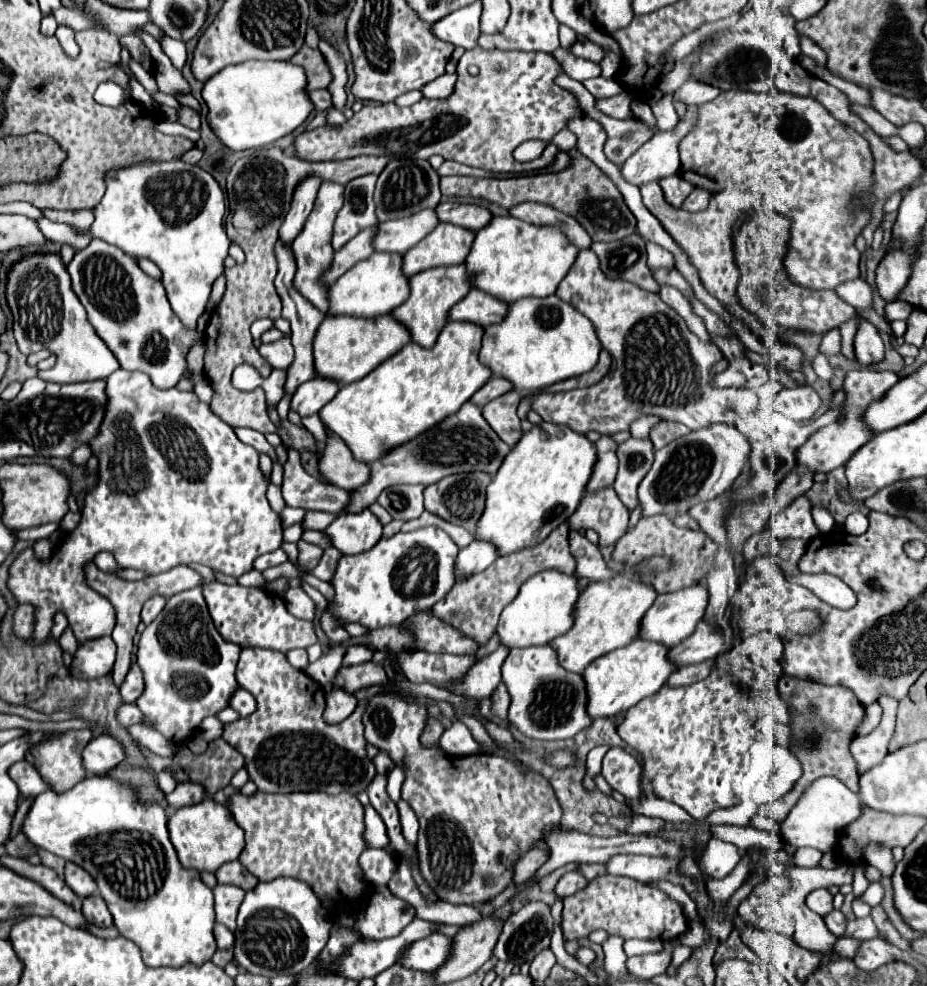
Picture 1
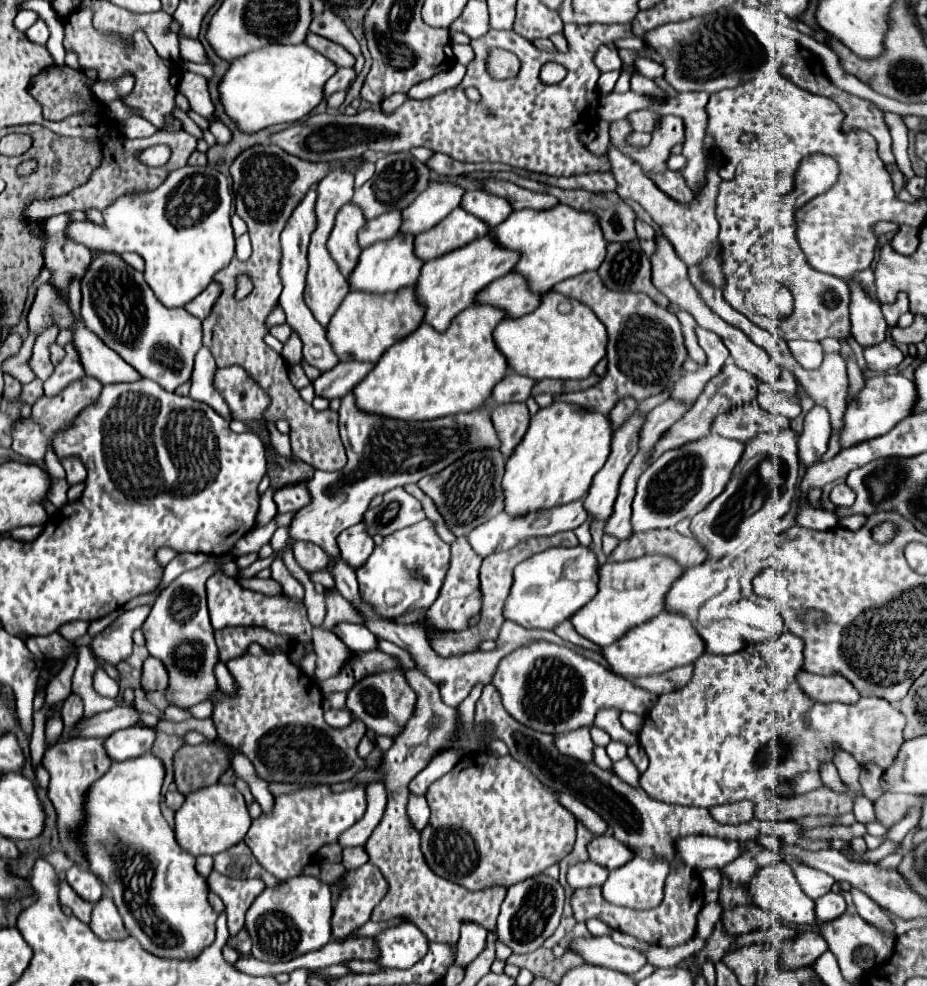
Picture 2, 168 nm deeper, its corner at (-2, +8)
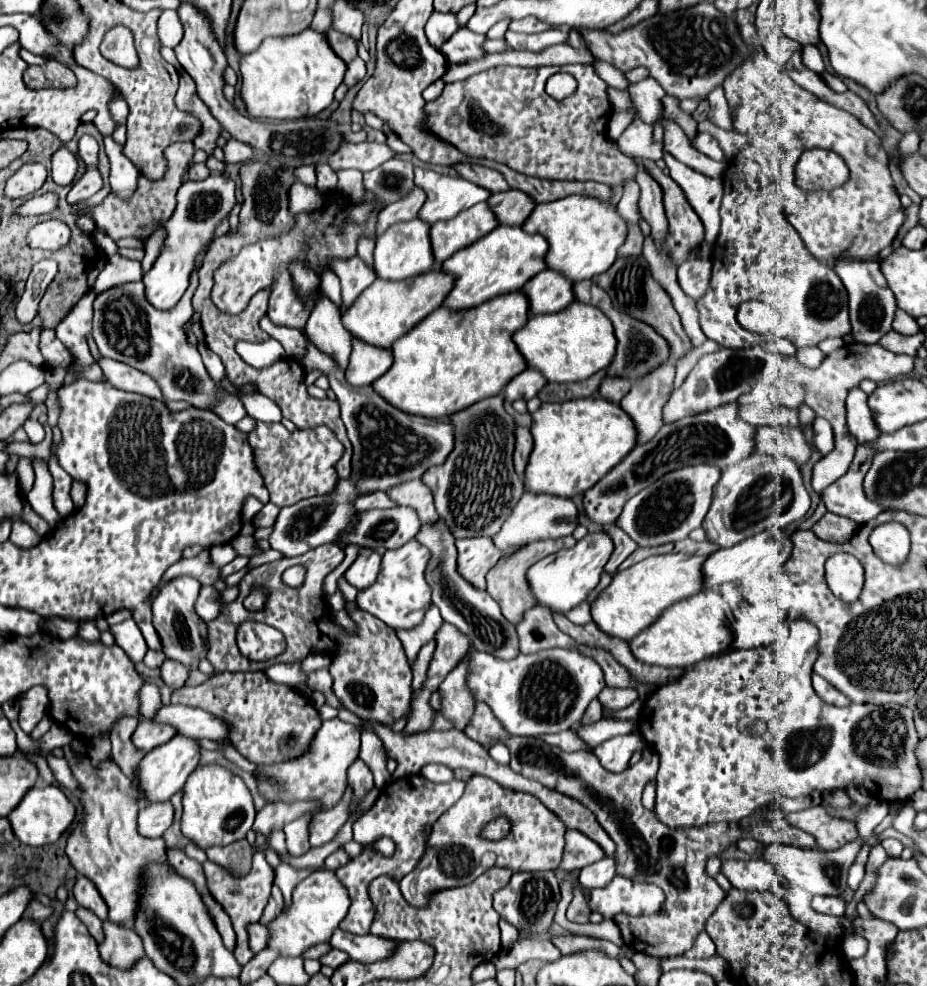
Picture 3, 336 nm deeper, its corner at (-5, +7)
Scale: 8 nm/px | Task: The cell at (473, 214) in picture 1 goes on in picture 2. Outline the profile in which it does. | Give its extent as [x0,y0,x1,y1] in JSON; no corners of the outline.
[461,190,513,228]

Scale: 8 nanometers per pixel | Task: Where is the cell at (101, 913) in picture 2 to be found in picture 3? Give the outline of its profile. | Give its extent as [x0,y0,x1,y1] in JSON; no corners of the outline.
[100,919,144,969]

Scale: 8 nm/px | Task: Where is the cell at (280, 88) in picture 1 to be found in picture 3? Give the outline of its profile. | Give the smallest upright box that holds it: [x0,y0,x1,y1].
[240,29,346,121]

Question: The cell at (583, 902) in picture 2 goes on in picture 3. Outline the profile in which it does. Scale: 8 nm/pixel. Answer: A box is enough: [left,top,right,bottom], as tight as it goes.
[466,705,820,959]

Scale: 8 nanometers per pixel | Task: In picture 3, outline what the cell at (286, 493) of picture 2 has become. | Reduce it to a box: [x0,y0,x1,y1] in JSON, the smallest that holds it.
[254,503,280,527]

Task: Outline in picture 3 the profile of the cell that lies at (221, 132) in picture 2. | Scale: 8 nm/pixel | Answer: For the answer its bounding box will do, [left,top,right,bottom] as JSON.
[224,139,254,163]

